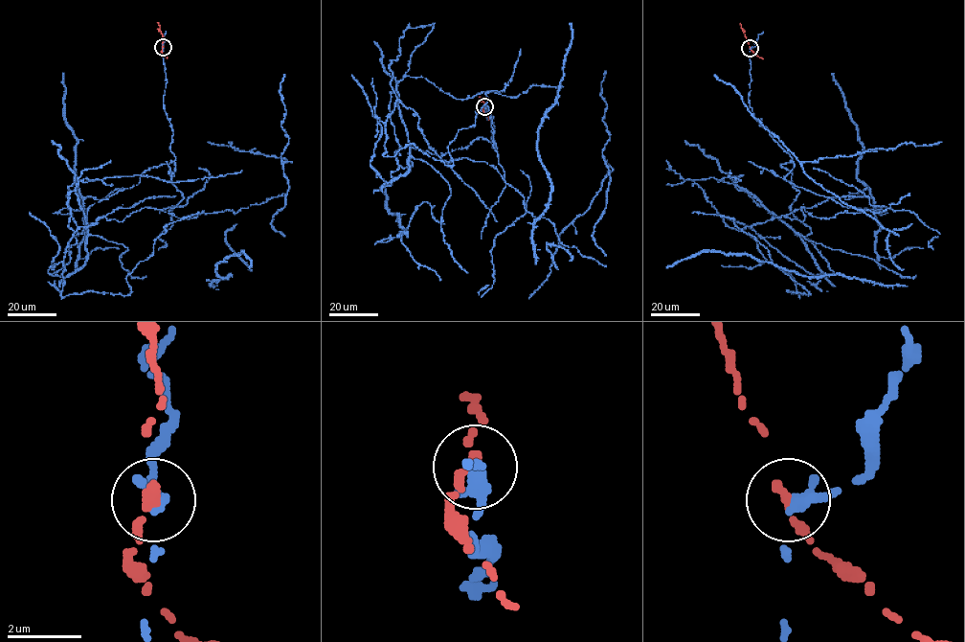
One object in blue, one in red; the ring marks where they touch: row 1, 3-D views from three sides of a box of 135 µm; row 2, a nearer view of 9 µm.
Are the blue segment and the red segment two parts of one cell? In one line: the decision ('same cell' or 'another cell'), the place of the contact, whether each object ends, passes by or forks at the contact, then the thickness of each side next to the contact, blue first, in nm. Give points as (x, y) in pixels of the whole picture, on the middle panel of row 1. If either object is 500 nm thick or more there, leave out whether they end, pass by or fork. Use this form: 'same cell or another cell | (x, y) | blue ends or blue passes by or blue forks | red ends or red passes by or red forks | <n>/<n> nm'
another cell | (484, 106) | blue ends | red ends | 420/280 nm

